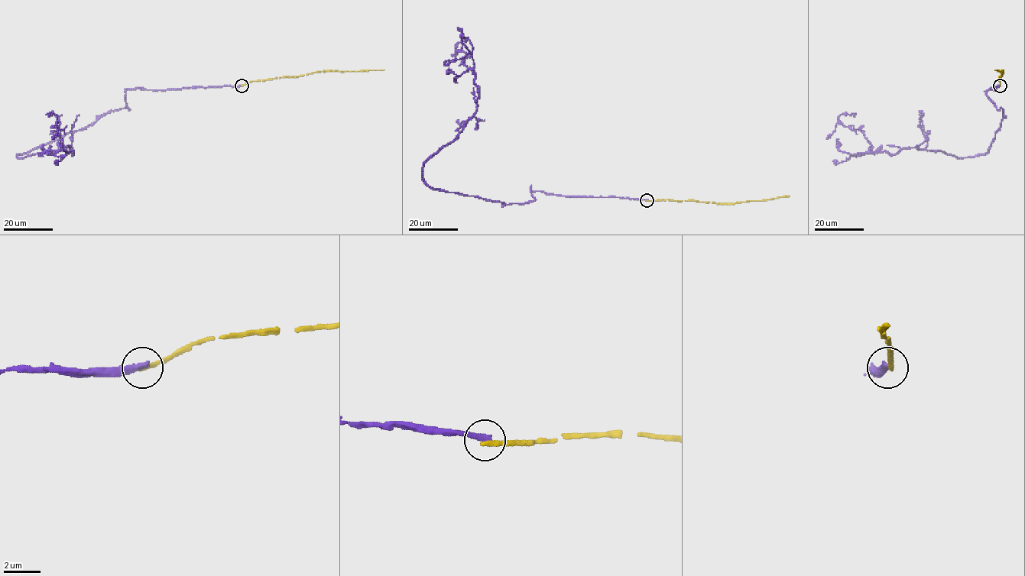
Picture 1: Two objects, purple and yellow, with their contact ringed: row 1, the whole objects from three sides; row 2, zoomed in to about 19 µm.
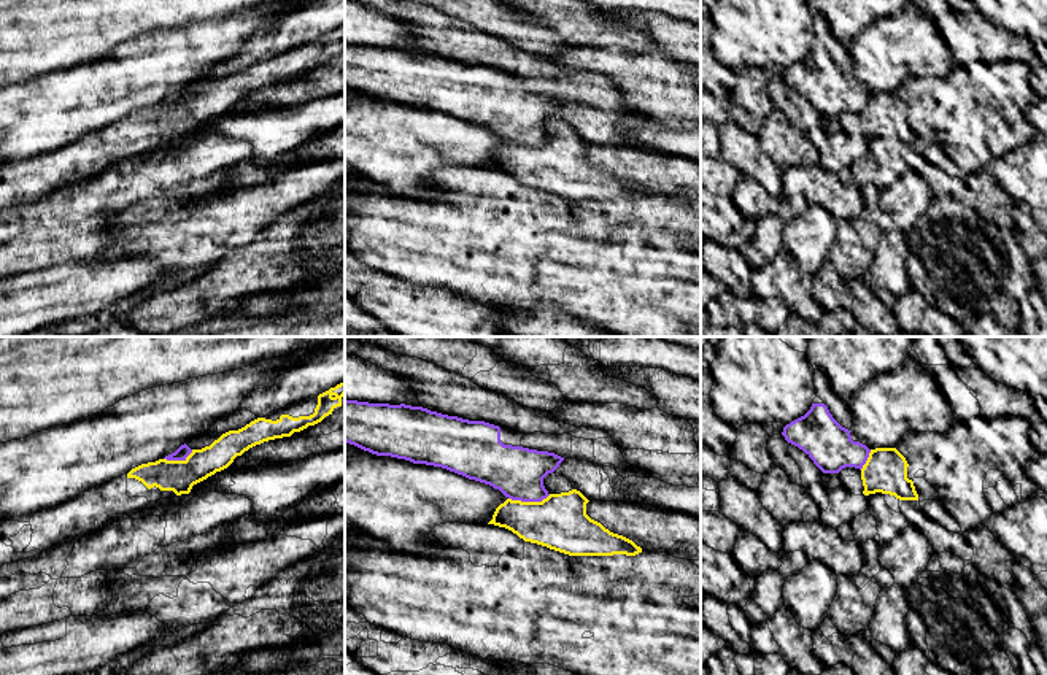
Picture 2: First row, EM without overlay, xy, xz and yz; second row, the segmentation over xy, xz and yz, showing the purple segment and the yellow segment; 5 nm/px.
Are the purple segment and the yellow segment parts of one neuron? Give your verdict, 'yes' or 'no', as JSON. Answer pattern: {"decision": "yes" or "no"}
{"decision": "no"}

